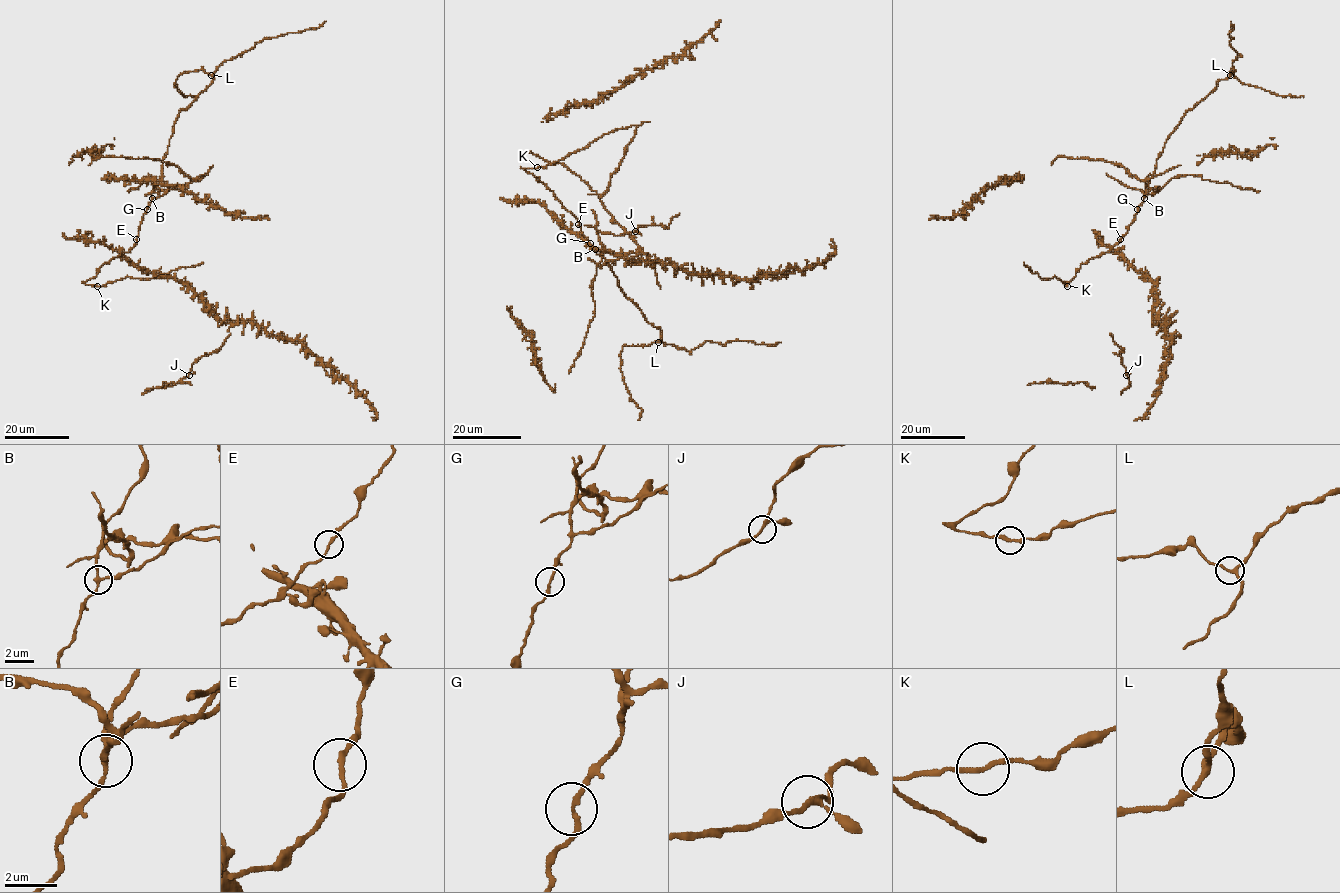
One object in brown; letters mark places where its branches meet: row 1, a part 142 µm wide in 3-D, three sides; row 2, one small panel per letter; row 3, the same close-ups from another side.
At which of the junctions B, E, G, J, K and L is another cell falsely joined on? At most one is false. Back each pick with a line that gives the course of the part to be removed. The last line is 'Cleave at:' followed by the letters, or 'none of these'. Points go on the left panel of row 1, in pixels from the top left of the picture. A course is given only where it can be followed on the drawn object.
B: foreign part runs (152, 198), (196, 181), (173, 165), (151, 158), (99, 156), (88, 165)
Cleave at: B

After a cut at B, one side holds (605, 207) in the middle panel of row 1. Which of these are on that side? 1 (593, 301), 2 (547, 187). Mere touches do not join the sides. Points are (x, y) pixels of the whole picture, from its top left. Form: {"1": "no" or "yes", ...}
{"1": "yes", "2": "no"}

